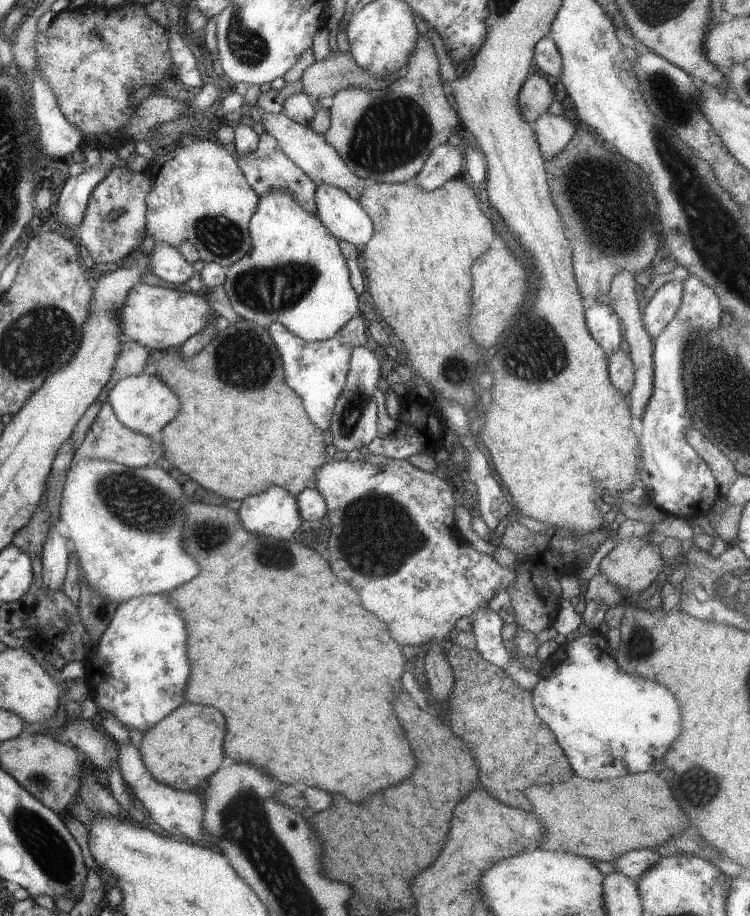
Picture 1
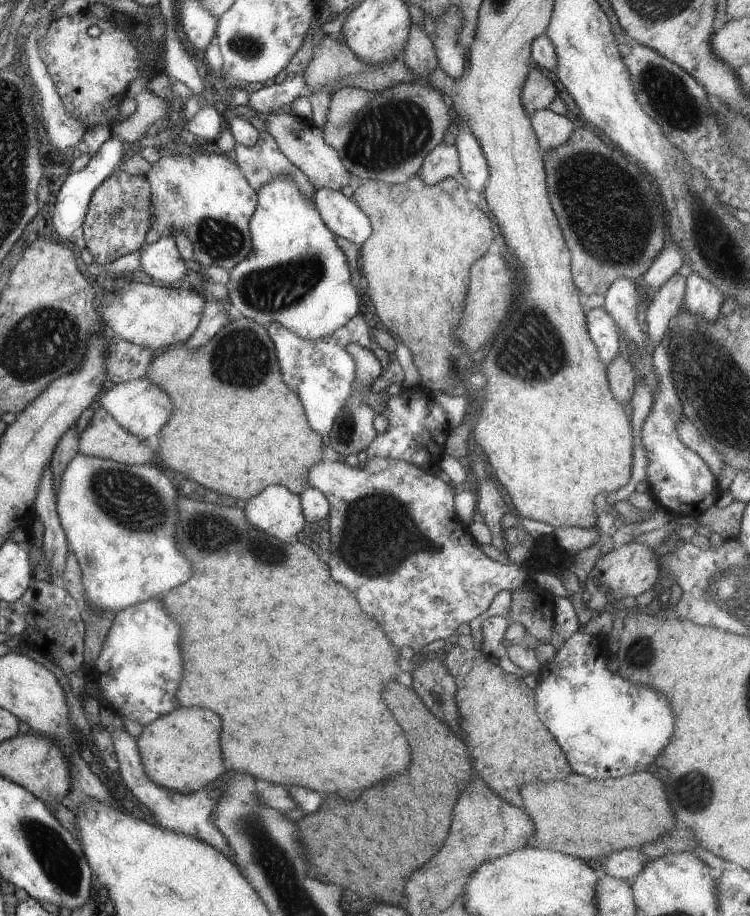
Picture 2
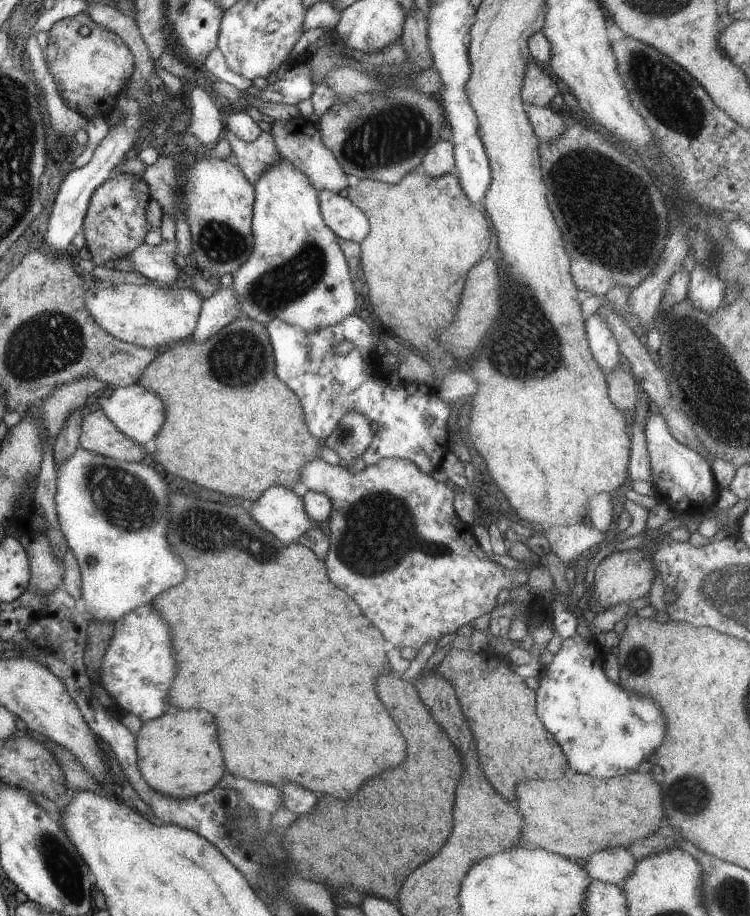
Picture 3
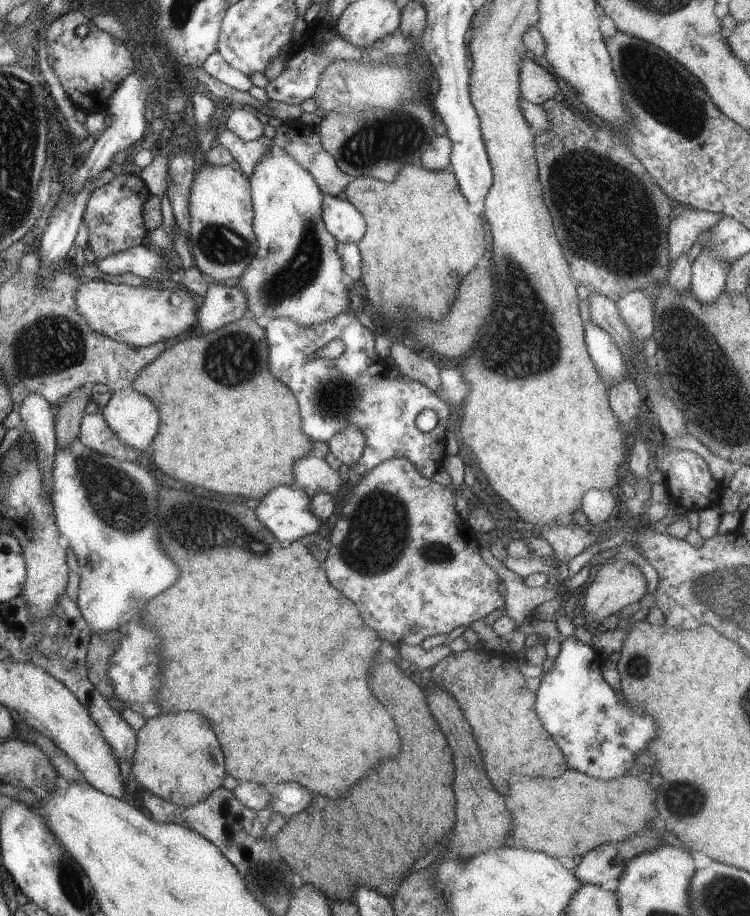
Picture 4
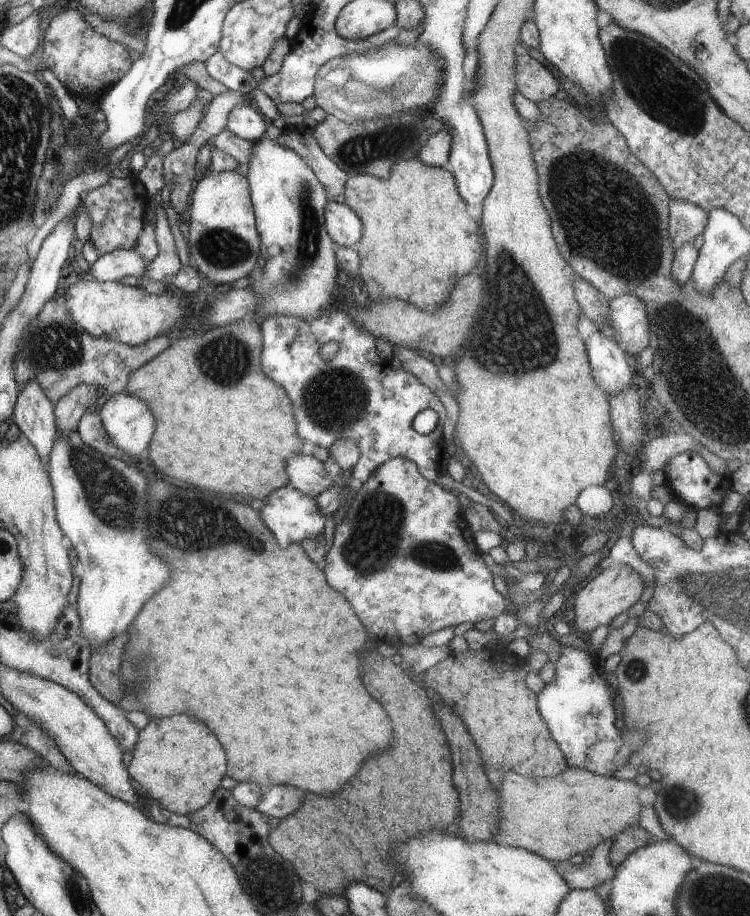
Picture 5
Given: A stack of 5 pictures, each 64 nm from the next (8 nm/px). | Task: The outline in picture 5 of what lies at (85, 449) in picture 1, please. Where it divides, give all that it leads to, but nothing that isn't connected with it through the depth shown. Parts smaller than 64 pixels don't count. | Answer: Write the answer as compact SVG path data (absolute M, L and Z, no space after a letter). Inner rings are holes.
M98 411L85 412L84 416L79 420L77 431L80 433L81 439L88 445L111 457L117 457L126 461L130 458L128 454L122 454L108 438L104 424L102 424L101 416Z

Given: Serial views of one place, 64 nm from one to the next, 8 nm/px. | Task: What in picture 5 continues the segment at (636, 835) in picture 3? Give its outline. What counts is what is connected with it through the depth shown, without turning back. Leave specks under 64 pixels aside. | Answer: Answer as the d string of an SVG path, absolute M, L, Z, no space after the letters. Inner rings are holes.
M567 767L558 776L548 778L524 778L521 774L508 772L504 774L502 786L497 789L500 828L494 836L494 843L520 847L554 862L569 860L574 854L586 855L604 840L616 839L626 828L639 825L642 803L638 795L641 790L642 786L634 780L598 776L578 767Z

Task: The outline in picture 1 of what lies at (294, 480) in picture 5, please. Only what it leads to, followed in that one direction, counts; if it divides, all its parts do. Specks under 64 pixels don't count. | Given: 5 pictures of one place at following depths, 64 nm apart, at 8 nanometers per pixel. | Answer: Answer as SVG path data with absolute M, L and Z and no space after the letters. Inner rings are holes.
M354 455L346 461L331 460L324 464L322 468L316 470L316 487L320 494L324 496L328 509L325 520L330 522L331 542L328 543L326 556L330 556L332 572L340 580L346 580L352 588L356 588L364 608L370 610L372 614L376 614L388 626L390 636L402 647L410 644L410 646L417 648L420 644L428 642L428 640L441 640L444 636L448 636L450 630L455 627L460 618L464 618L464 616L470 617L476 610L480 610L482 606L487 606L500 590L514 584L514 580L518 576L514 566L504 568L504 566L496 562L493 556L478 552L468 546L468 543L461 537L460 530L456 526L456 518L454 518L454 510L456 510L455 488L450 487L446 480L439 478L436 474L426 472L422 468L412 465L409 460L394 459L382 455L373 455L369 463L365 463L359 455Z

